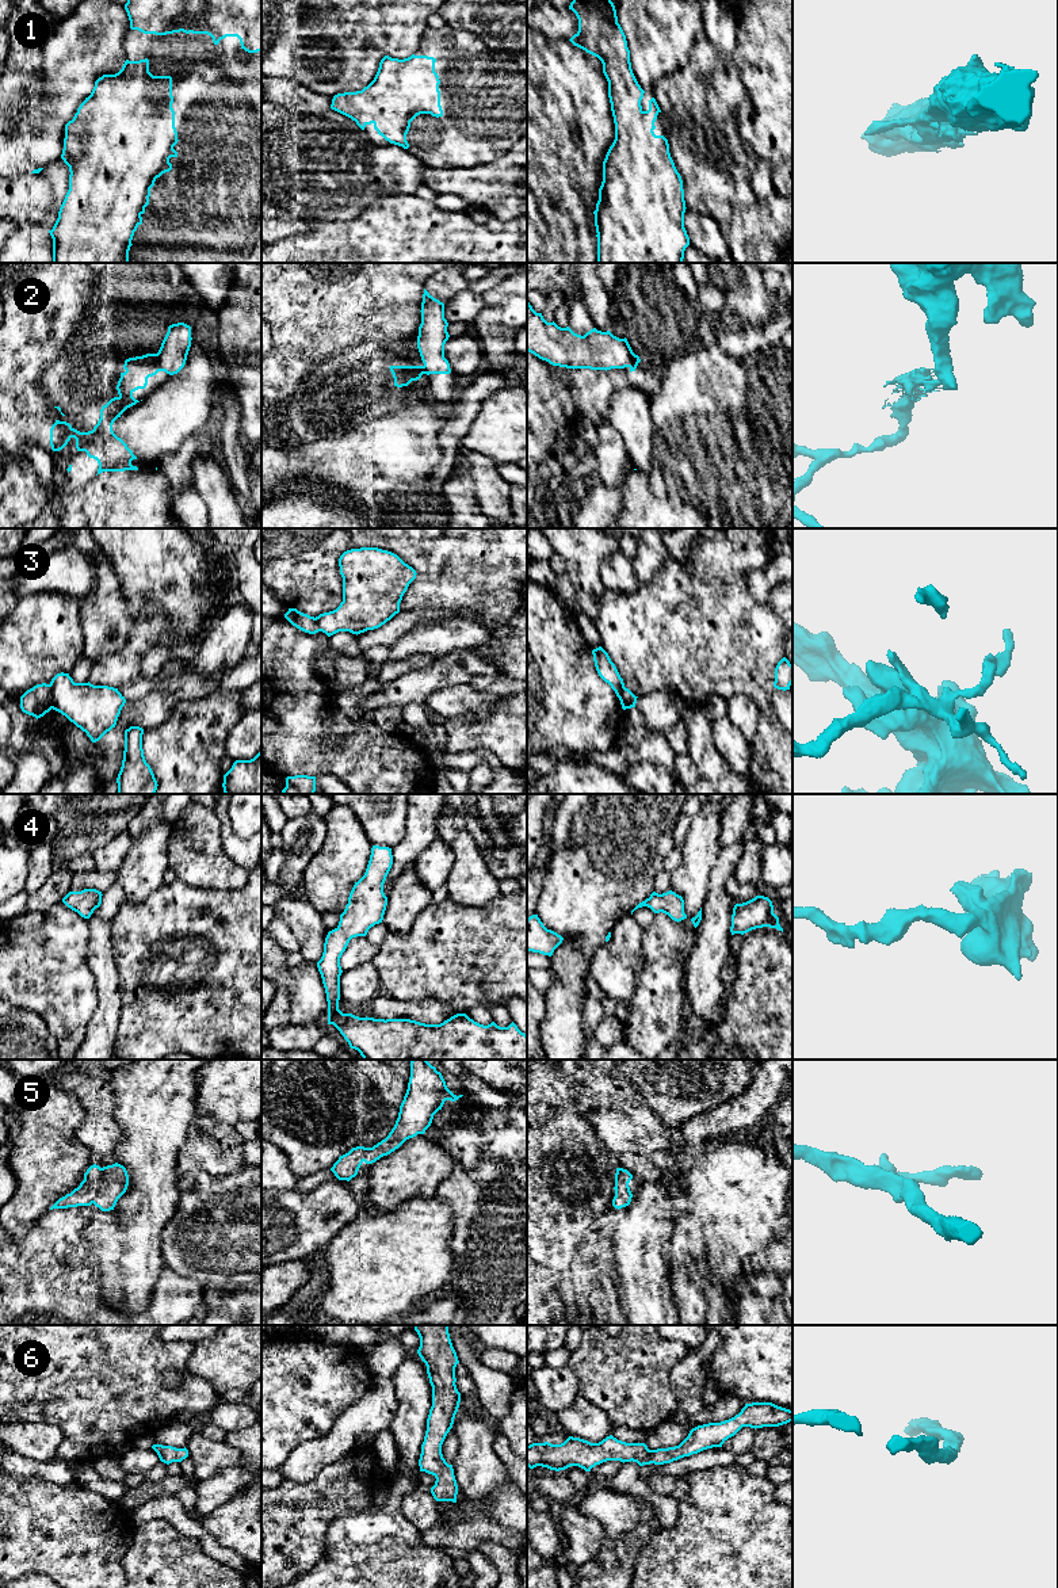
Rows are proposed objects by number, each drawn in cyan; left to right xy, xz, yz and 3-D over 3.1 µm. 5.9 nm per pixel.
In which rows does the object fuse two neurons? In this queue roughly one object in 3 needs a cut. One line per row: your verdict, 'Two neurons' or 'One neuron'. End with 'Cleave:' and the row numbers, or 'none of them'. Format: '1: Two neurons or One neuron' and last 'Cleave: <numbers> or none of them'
1: One neuron
2: Two neurons
3: Two neurons
4: One neuron
5: One neuron
6: One neuron
Cleave: 2, 3

